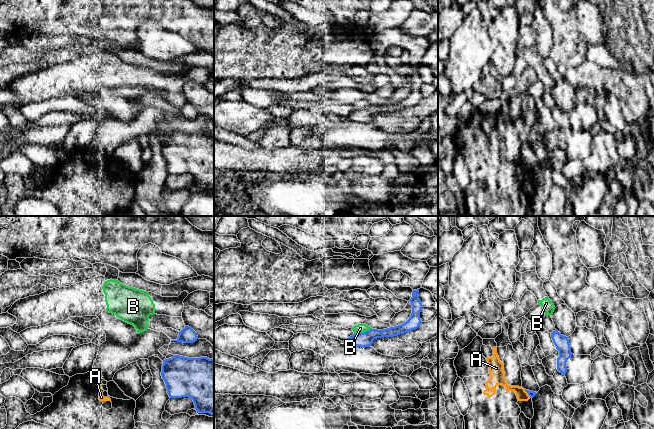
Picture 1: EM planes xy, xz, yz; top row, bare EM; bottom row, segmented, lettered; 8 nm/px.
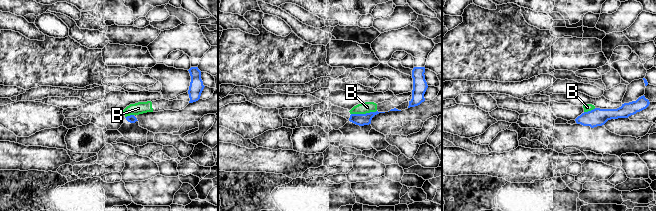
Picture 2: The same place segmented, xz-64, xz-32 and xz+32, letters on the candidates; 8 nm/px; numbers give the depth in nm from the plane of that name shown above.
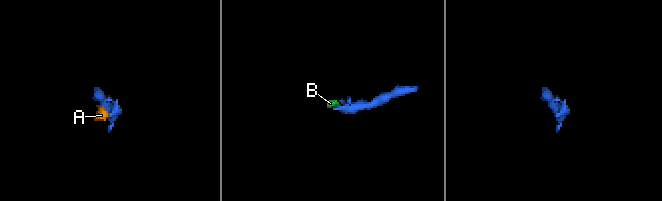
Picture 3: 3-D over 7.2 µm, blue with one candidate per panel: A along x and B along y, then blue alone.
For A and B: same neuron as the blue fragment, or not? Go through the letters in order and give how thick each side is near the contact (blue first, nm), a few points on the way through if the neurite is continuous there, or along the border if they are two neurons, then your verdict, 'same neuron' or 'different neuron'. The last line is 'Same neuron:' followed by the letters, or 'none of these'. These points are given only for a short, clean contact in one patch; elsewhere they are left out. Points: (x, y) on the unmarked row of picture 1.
A: 50/100 nm | along yz (524, 165), (531, 173) | different neuron
B: 120/80 nm | along xz (371, 104), (354, 110) | different neuron
Same neuron: none of these

